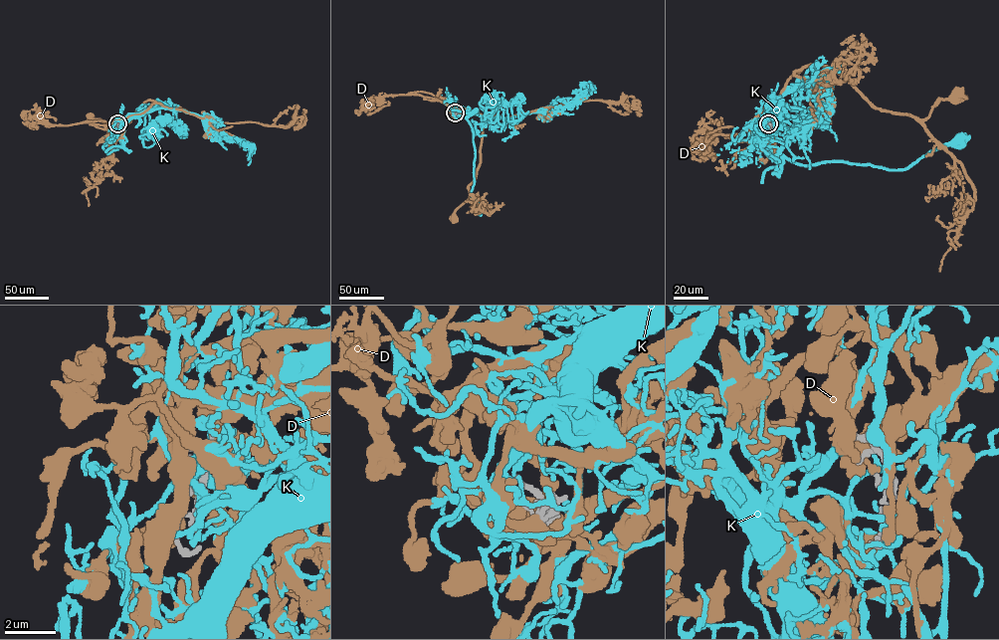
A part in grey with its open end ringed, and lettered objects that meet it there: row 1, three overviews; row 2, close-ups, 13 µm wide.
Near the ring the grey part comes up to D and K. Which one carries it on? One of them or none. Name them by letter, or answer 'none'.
K

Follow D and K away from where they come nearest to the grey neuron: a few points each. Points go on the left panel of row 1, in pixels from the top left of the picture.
D: (116, 123), (117, 120), (143, 113), (154, 102), (145, 101), (128, 122), (107, 129), (107, 124), (91, 116)
K: (117, 123), (121, 147), (106, 154), (102, 146), (107, 144), (106, 142)

